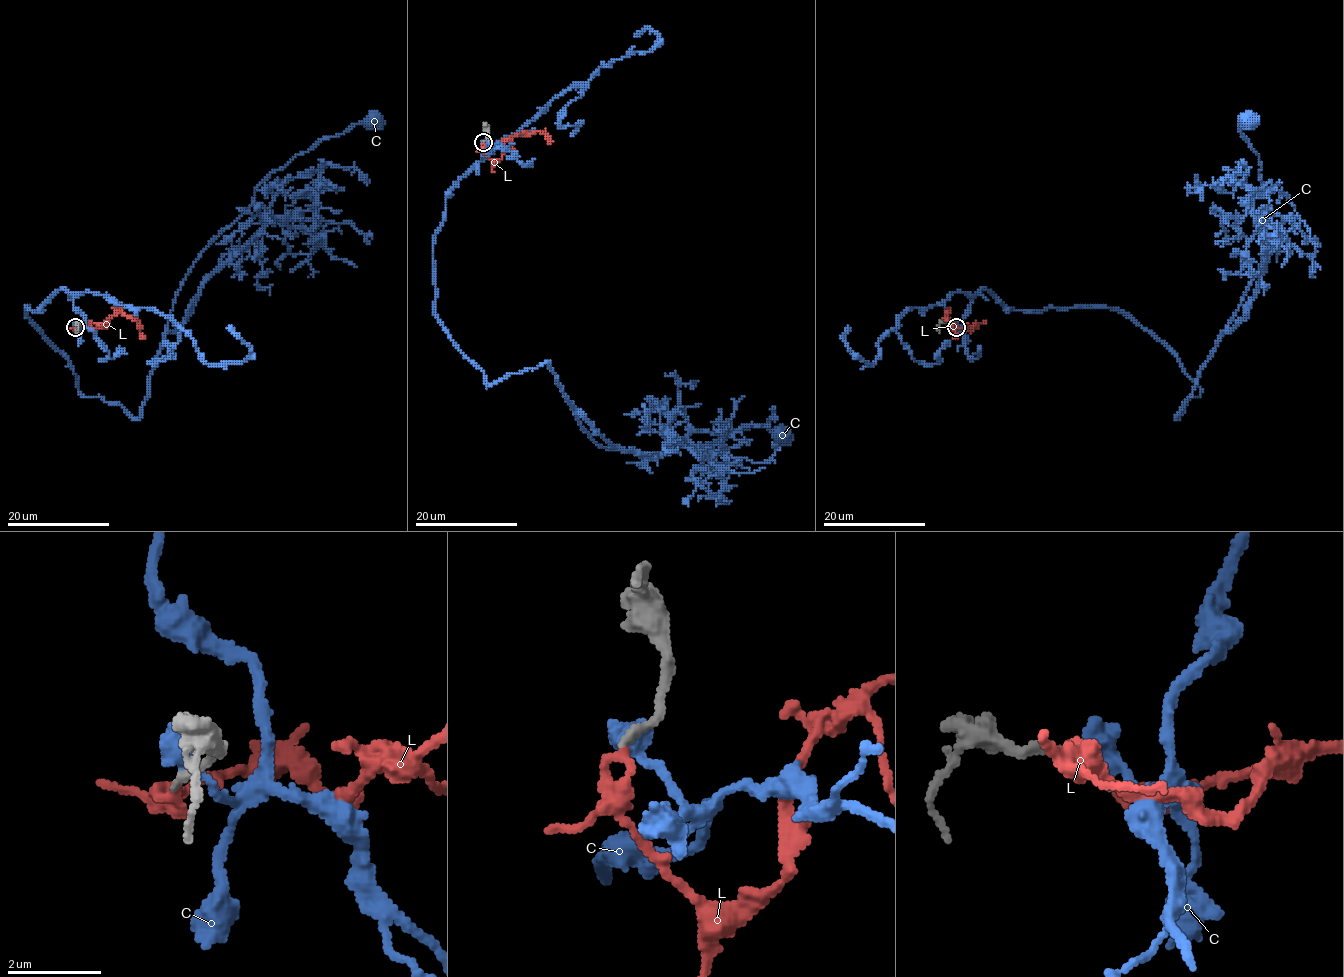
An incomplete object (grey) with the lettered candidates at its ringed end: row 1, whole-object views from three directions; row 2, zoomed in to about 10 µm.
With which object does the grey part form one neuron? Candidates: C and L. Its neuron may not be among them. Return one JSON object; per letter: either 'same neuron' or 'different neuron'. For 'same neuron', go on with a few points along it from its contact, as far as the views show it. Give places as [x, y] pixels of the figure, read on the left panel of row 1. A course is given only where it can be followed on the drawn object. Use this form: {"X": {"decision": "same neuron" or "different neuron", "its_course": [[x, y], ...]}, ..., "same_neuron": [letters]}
{"C": {"decision": "different neuron"}, "L": {"decision": "same neuron", "its_course": [[76, 327], [76, 330], [84, 325], [93, 330], [109, 317], [125, 313], [137, 323], [143, 339]]}, "same_neuron": ["L"]}

